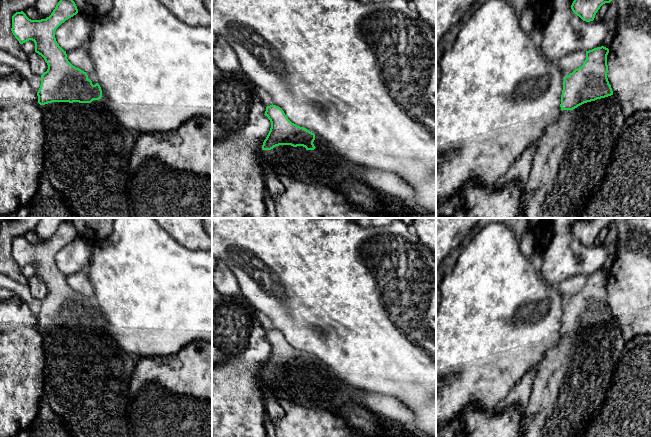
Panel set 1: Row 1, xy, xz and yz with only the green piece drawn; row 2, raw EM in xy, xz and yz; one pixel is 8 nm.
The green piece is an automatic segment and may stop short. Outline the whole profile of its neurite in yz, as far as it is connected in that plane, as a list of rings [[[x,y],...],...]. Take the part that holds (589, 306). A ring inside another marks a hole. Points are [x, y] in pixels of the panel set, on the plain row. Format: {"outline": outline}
{"outline": [[[604,270],[586,275],[586,284],[584,285],[583,289],[575,293],[572,297],[570,297],[564,302],[563,314],[561,319],[561,328],[560,328],[560,331],[562,334],[561,339],[556,347],[550,349],[546,353],[544,360],[539,364],[536,370],[536,375],[535,375],[534,382],[532,384],[529,402],[525,410],[524,437],[581,437],[583,433],[586,432],[586,430],[589,428],[590,422],[600,410],[600,407],[606,397],[607,390],[614,376],[614,372],[617,368],[617,364],[621,358],[621,355],[625,346],[625,342],[626,342],[626,340],[623,338],[620,325],[617,322],[617,320],[613,318],[611,309],[609,308],[609,305],[607,302],[608,277],[609,277],[609,273]]]}

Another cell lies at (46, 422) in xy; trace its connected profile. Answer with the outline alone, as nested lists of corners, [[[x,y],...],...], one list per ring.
[[[43,395],[40,409],[28,428],[21,431],[17,437],[72,437],[63,427],[59,417],[51,410]]]

